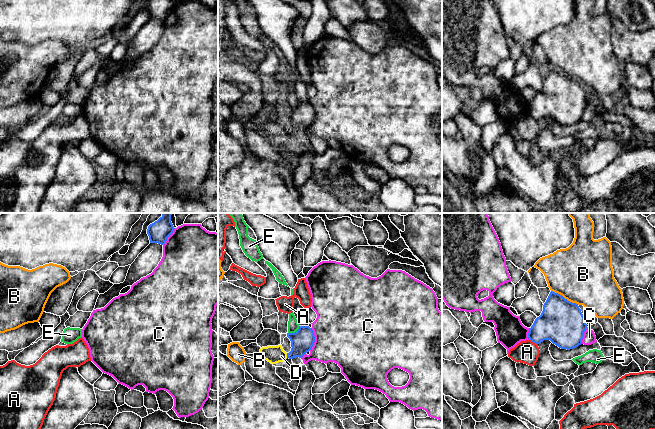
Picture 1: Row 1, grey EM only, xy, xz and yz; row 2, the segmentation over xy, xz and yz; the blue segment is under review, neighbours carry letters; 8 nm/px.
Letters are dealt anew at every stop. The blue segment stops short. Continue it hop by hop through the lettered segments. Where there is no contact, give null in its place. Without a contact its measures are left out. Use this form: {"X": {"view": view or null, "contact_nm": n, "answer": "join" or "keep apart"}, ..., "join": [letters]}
{"A": {"view": "yz", "contact_nm": 90, "answer": "keep apart"}, "B": {"view": "yz", "contact_nm": 260, "answer": "keep apart"}, "C": {"view": "xz", "contact_nm": 190, "answer": "keep apart"}, "D": {"view": "xz", "contact_nm": 40, "answer": "join"}, "E": {"view": "xz", "contact_nm": 110, "answer": "keep apart"}, "join": ["D"]}

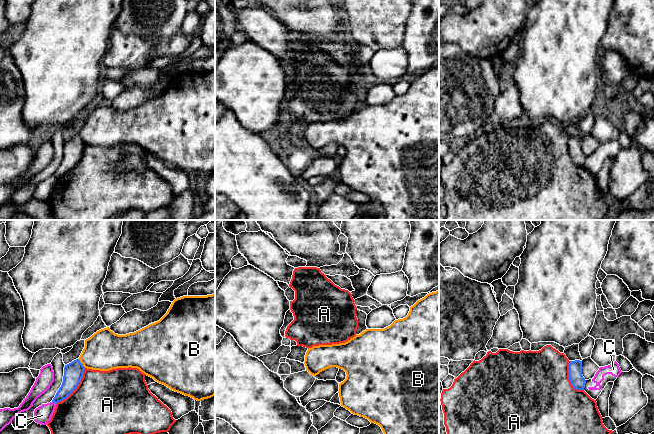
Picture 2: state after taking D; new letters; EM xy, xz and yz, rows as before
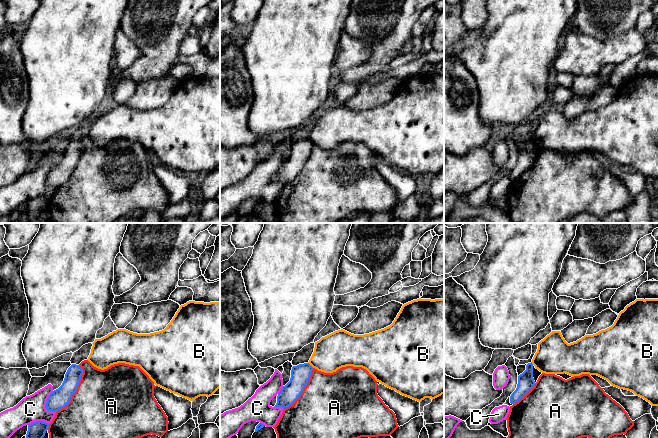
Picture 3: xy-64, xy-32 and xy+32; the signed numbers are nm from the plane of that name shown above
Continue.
{"A": {"view": "xy", "contact_nm": 380, "answer": "keep apart"}, "B": {"view": "xy", "contact_nm": 90, "answer": "keep apart"}, "C": {"view": "xy", "contact_nm": 40, "answer": "keep apart"}, "join": []}

